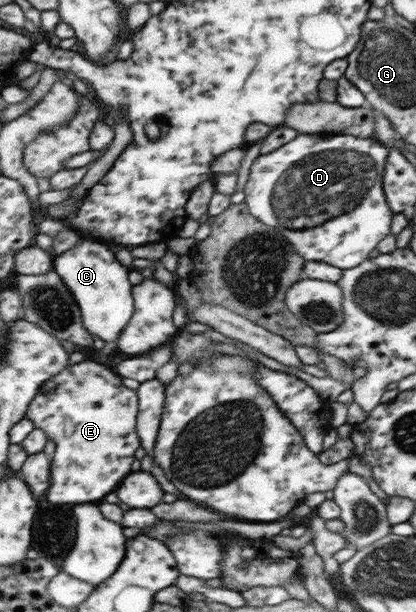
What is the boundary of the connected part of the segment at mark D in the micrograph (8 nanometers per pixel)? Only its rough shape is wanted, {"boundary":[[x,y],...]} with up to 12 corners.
{"boundary":[[298,134],[252,162],[250,215],[357,267],[389,234],[389,149]]}

